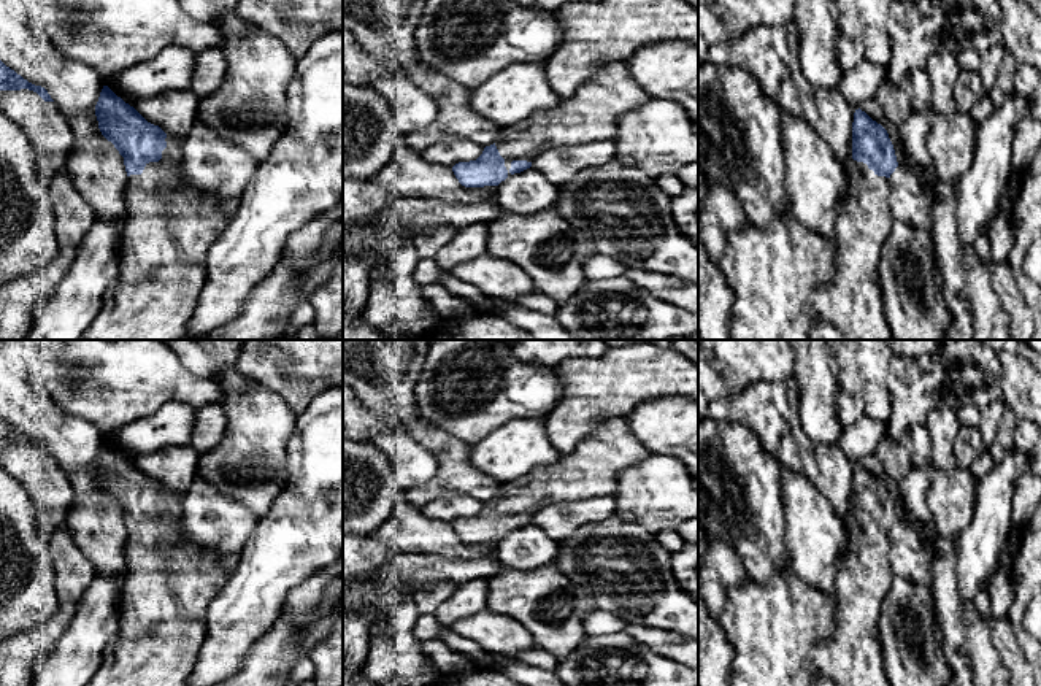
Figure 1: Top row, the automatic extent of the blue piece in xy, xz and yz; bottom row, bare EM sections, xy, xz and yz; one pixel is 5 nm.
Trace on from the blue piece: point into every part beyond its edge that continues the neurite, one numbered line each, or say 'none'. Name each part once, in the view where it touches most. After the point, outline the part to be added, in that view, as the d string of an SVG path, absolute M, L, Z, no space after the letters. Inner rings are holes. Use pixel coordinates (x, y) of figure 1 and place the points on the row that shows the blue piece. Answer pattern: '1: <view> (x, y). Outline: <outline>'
1: xz (592, 113). Outline: M613 62L552 110L501 129L495 146L509 176L513 160L533 162L544 149L614 140L619 119L647 100L627 62Z

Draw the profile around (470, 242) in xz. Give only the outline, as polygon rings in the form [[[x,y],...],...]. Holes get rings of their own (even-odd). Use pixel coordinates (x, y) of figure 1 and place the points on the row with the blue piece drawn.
[[[487,222],[468,224],[454,232],[454,237],[435,254],[433,260],[441,270],[451,272],[459,264],[486,254],[487,238]]]

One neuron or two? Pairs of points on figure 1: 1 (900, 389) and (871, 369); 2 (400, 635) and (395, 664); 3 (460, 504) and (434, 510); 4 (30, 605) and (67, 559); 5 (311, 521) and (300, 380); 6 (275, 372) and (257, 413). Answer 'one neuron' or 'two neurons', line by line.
1: two neurons
2: one neuron
3: one neuron
4: two neurons
5: two neurons
6: two neurons

